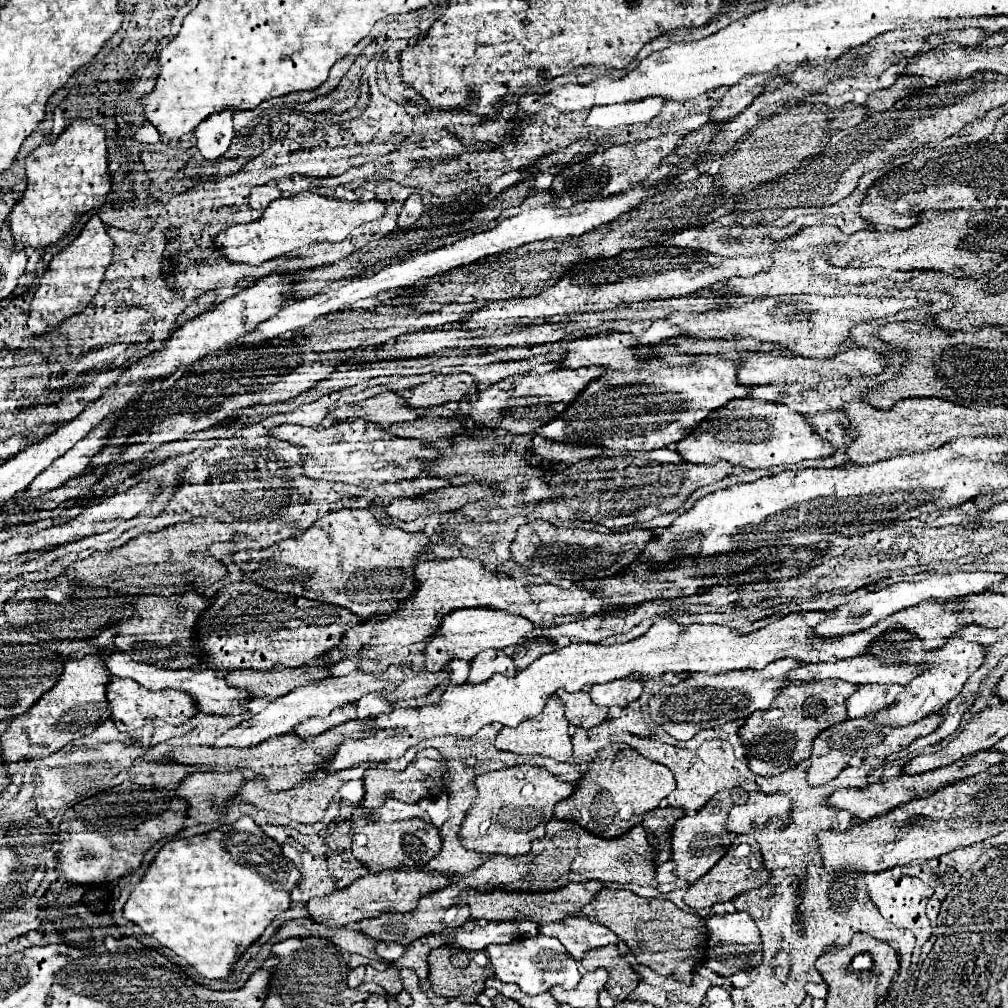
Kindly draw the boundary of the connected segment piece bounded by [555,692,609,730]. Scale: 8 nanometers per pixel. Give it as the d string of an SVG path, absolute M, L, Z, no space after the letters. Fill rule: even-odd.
M555 692L555 696L563 702L565 718L573 726L589 730L607 718L609 710L593 704L593 700L589 698L587 692L573 692L573 694L571 692Z

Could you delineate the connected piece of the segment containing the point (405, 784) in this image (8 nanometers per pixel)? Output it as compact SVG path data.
M435 748L419 750L415 760L401 772L397 772L397 770L381 770L381 768L367 768L365 776L363 776L365 796L361 800L361 806L377 808L387 798L397 798L401 802L417 802L421 798L433 798L443 788L443 782L441 782L443 772L445 772L445 762L443 762L441 754Z

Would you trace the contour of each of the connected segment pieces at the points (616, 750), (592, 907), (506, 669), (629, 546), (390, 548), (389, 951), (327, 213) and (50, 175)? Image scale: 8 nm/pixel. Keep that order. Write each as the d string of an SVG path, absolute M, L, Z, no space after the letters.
M609 742L609 746L595 754L587 772L575 782L573 794L555 804L555 816L559 820L575 820L597 836L615 838L641 824L643 814L657 808L673 790L675 776L667 766L645 758L627 744Z
M603 888L595 894L595 898L581 908L581 914L605 924L613 934L629 946L635 954L637 962L643 966L651 966L659 974L673 974L679 980L689 982L691 970L703 960L703 956L693 956L693 952L701 952L705 948L705 922L693 914L683 912L671 900L663 898L641 898L629 890L611 890Z
M501 650L481 652L471 660L471 670L469 670L467 684L481 684L483 680L487 680L495 672L503 672L507 676L513 676L517 672L517 668L511 662L511 658L505 656Z
M545 520L527 522L517 528L517 536L511 542L511 558L521 564L529 574L541 576L545 582L555 582L559 578L585 580L589 570L593 576L611 576L619 572L621 566L629 566L637 560L641 548L653 538L651 530L633 528L629 532L595 532L583 528L557 528Z
M343 508L319 518L301 536L289 536L273 546L231 554L247 580L283 594L337 604L359 618L389 614L415 588L413 566L429 544L427 536L385 526L369 510Z
M377 942L375 950L385 960L399 960L405 954L407 948L401 946L401 944L395 944L395 942Z
M303 192L303 194L273 200L267 206L265 214L255 222L235 224L223 230L217 236L215 246L223 250L223 254L233 262L247 262L257 266L275 256L289 254L291 250L309 242L321 242L321 240L341 242L357 226L379 220L385 214L385 210L387 210L387 202L381 202L381 200L345 202L329 196L319 196L313 192Z
M77 118L57 138L45 138L25 158L25 170L27 188L9 214L9 230L17 250L45 248L65 236L77 214L97 210L105 202L111 190L105 130Z

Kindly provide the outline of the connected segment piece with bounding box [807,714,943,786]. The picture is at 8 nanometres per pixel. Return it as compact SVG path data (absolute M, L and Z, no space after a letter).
M931 714L903 728L887 728L887 726L871 724L871 720L845 720L835 726L829 726L827 730L819 732L813 740L813 750L809 756L811 766L807 768L807 784L821 786L833 780L845 766L859 766L865 758L885 758L893 752L901 752L915 738L931 734L941 724L941 720L943 720L941 714Z

